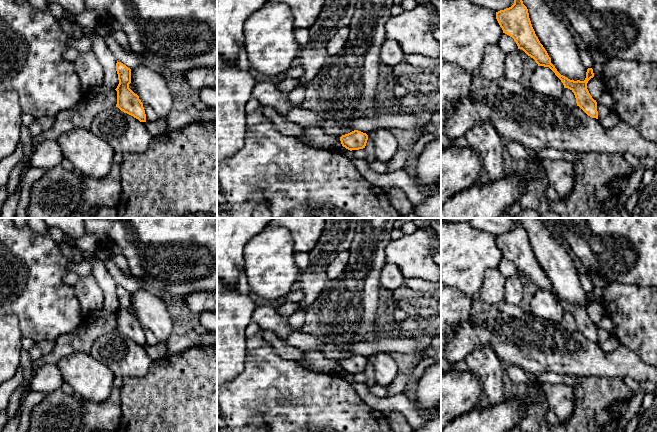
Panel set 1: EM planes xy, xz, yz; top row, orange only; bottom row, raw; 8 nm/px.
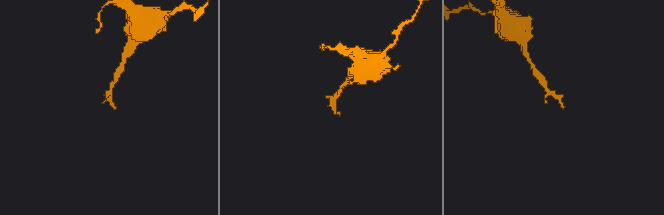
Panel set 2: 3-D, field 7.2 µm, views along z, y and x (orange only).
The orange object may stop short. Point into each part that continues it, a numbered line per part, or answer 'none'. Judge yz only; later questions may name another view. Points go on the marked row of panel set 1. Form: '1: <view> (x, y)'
none

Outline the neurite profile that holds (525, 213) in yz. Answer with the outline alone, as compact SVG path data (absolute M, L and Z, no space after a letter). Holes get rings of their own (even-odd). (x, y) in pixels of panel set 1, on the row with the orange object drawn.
M525 209L519 213L518 218L541 218L540 215L533 209Z

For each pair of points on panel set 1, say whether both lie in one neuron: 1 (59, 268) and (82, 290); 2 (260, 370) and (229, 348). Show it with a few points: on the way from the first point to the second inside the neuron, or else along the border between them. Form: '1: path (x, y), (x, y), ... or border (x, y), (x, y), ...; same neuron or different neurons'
1: border (71, 286), (81, 308); different neurons
2: border (246, 340), (244, 368), (232, 379); different neurons

